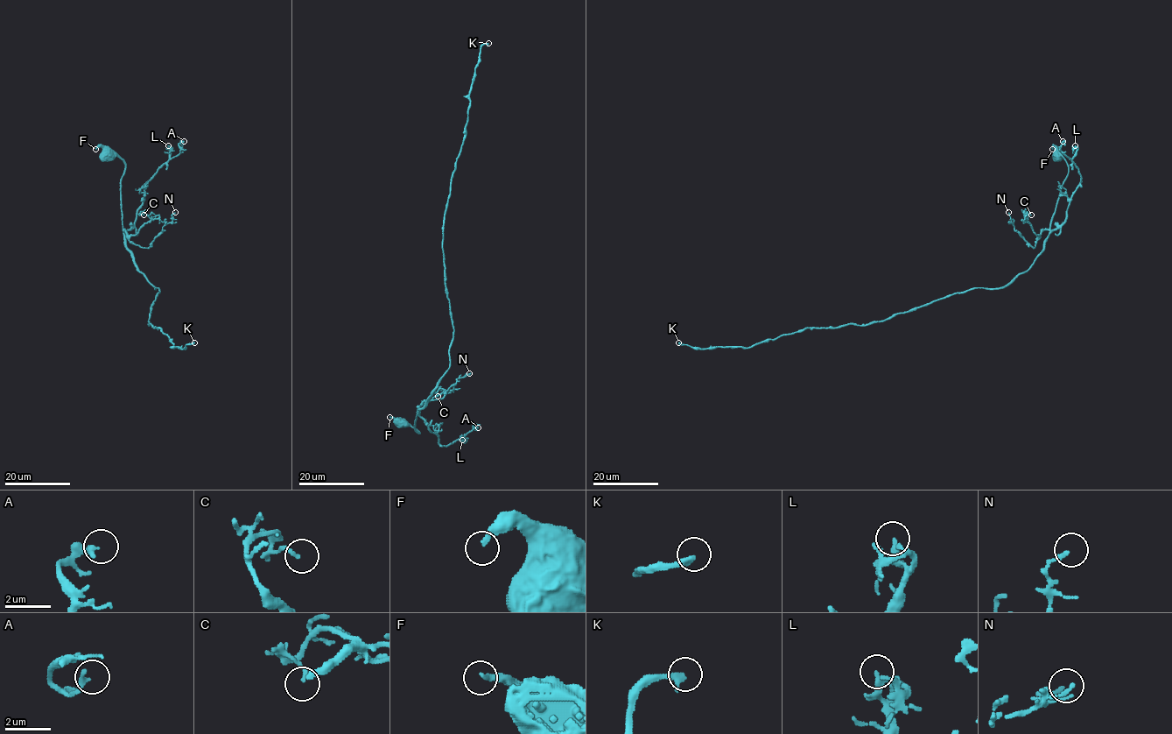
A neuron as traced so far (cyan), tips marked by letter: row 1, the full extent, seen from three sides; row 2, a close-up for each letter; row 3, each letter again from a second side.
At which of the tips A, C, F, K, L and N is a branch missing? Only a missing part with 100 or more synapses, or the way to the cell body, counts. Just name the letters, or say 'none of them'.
K

